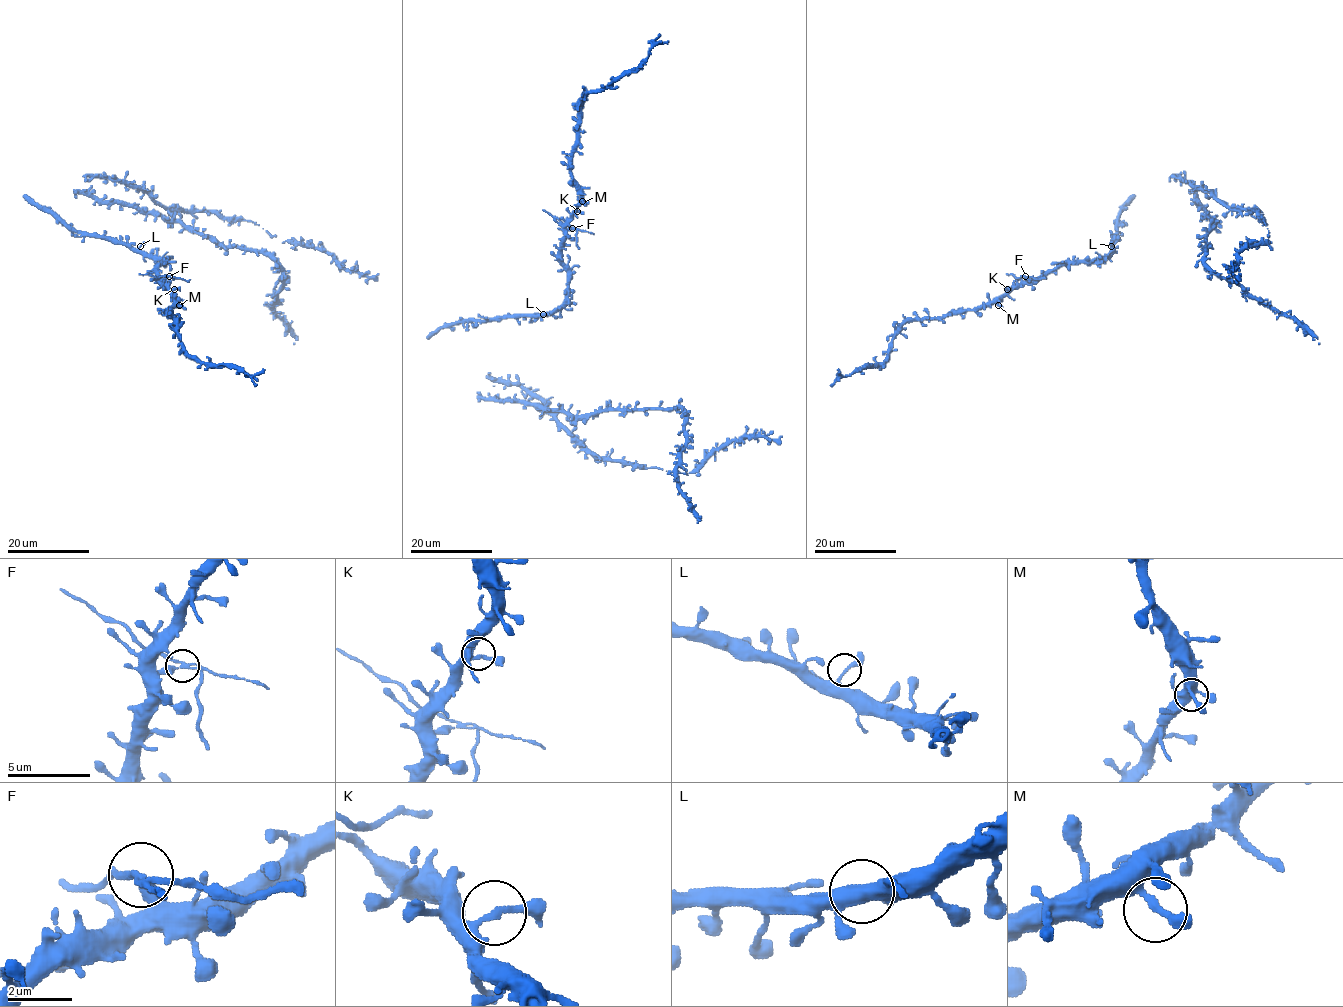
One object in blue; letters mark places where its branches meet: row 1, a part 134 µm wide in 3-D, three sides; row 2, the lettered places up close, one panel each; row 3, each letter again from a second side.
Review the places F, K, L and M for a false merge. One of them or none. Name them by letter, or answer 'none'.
F

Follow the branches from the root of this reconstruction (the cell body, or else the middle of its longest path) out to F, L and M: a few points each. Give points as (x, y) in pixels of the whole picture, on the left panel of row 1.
F: (65, 222), (73, 229), (110, 237), (155, 256), (163, 262), (158, 267), (158, 275), (162, 280), (168, 276)
L: (65, 222), (76, 230), (110, 237), (136, 249), (140, 246)
M: (65, 222), (73, 229), (113, 238), (158, 258), (163, 262), (158, 267), (158, 277), (179, 305)

